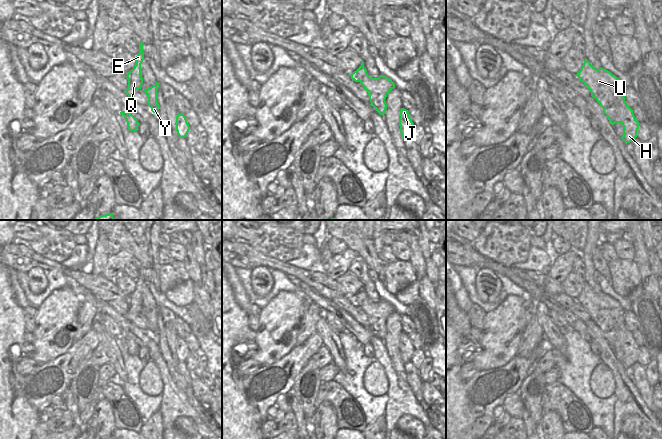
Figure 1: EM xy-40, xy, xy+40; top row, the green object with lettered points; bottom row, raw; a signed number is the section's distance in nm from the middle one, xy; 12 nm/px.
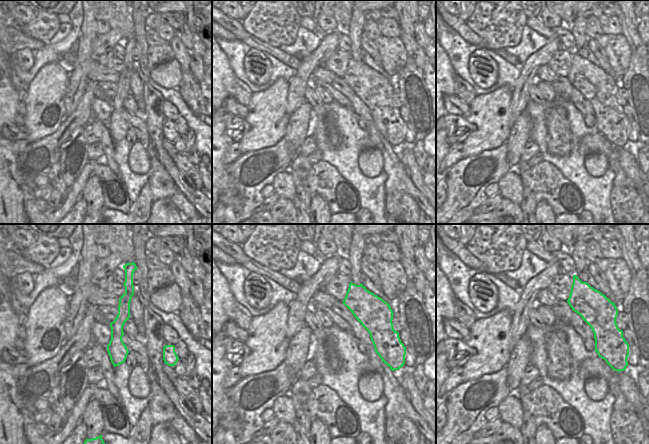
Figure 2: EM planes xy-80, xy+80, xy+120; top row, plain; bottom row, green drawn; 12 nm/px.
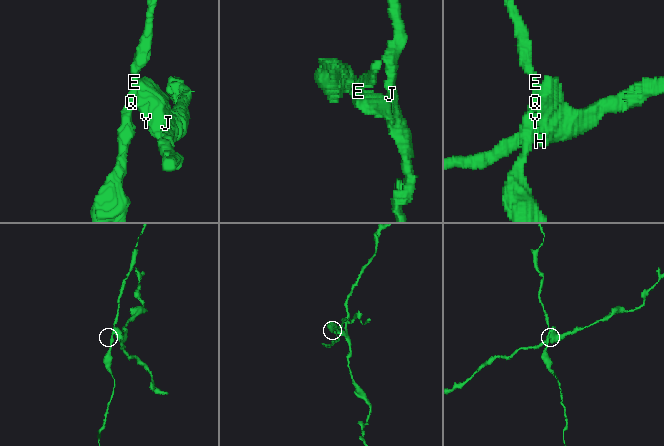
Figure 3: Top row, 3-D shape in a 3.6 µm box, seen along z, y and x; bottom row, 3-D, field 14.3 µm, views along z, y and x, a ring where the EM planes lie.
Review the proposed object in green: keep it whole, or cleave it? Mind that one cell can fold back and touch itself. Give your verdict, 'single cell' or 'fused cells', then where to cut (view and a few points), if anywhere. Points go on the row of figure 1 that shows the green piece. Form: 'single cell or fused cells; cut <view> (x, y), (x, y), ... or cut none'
fused cells; cut xy (366, 72), (359, 81)

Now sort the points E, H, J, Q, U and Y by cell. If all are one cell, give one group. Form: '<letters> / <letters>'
E Q / H J U Y

